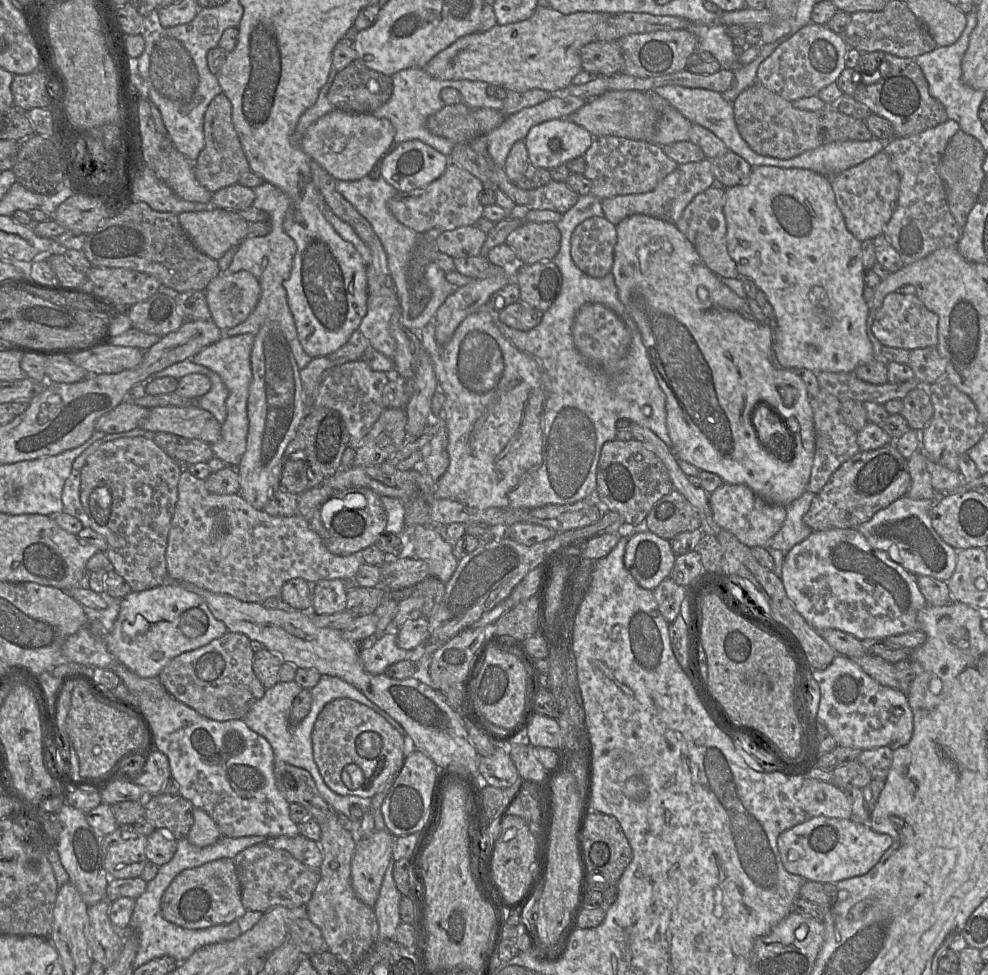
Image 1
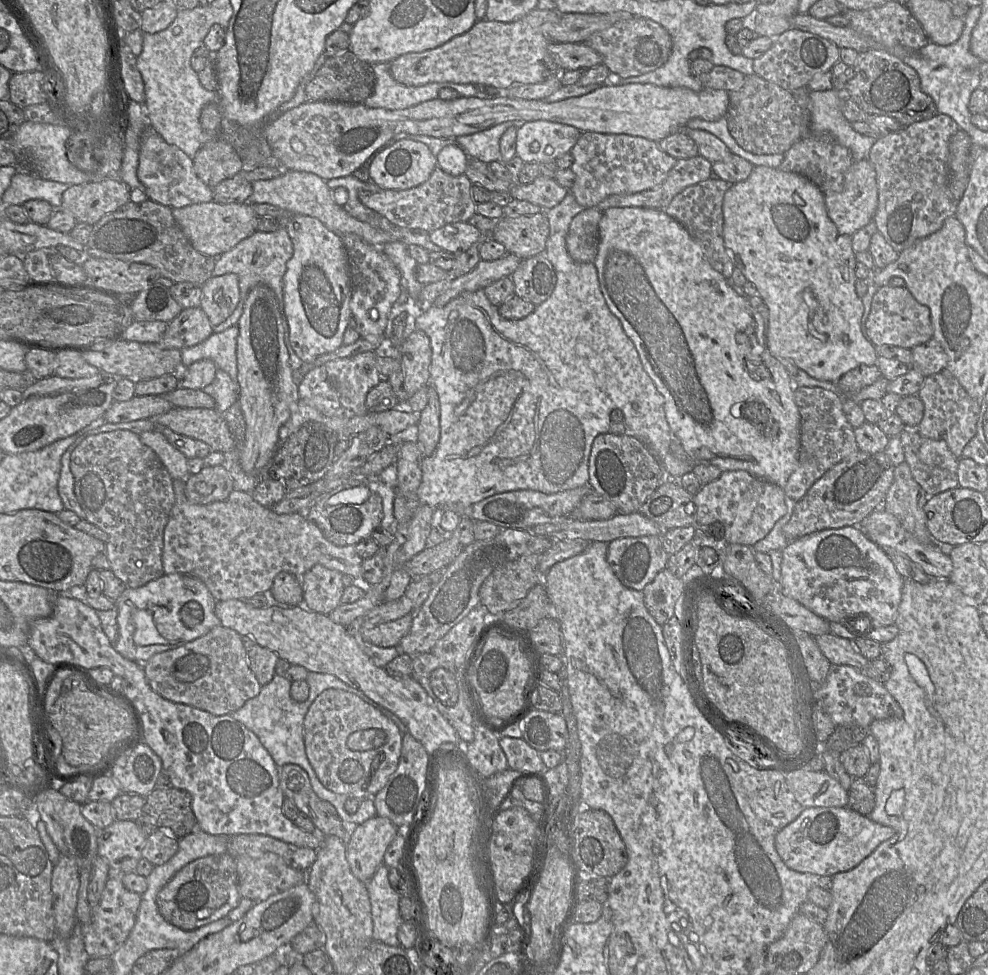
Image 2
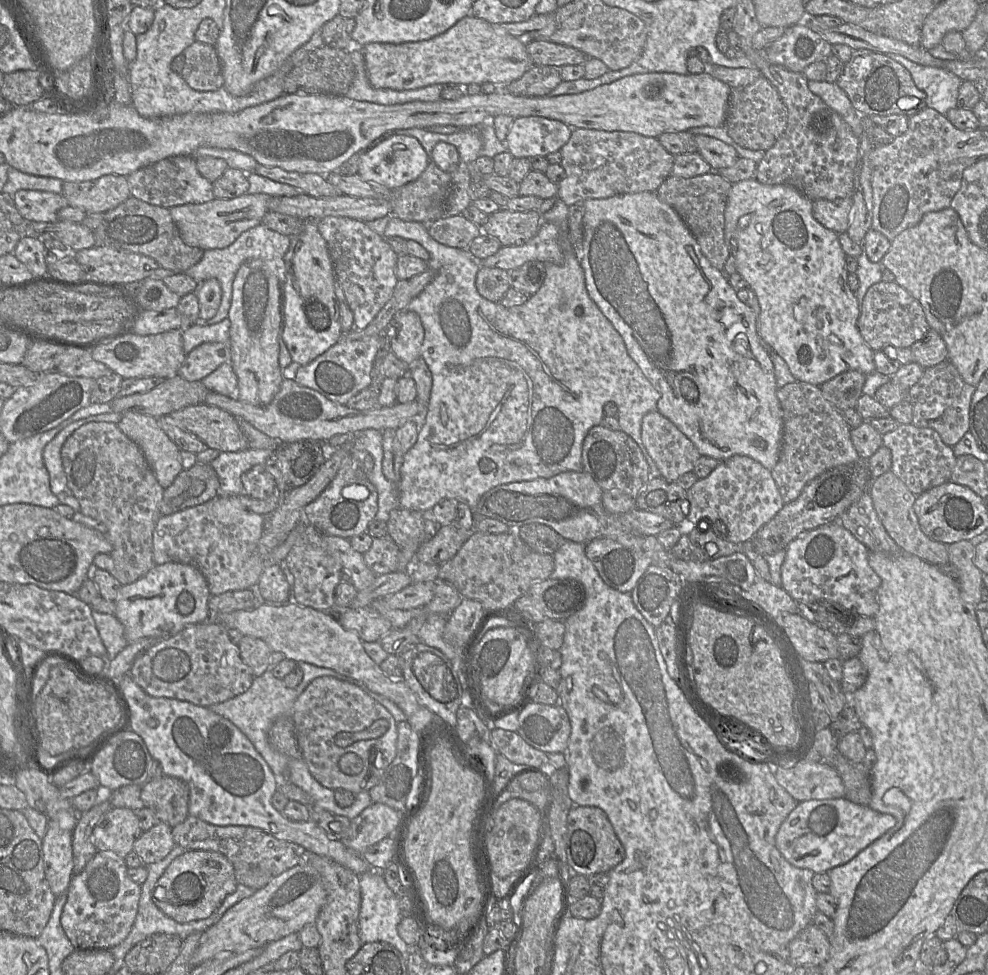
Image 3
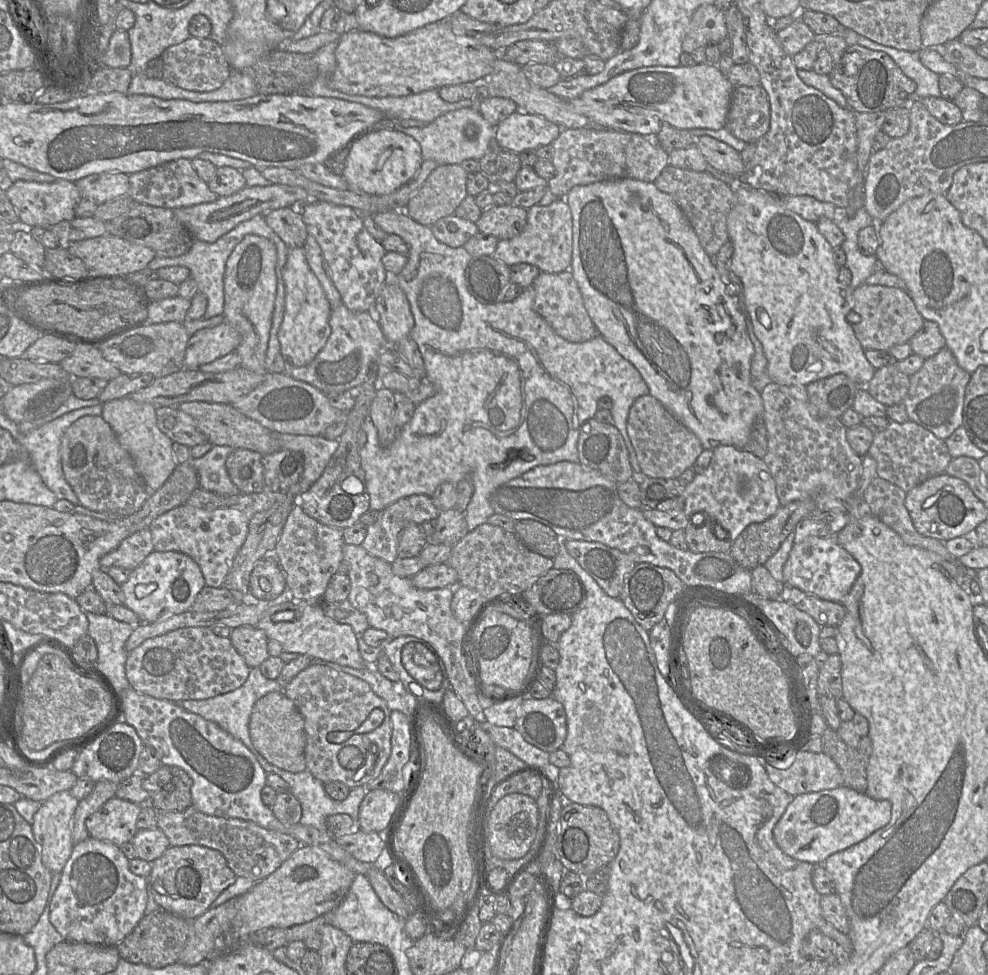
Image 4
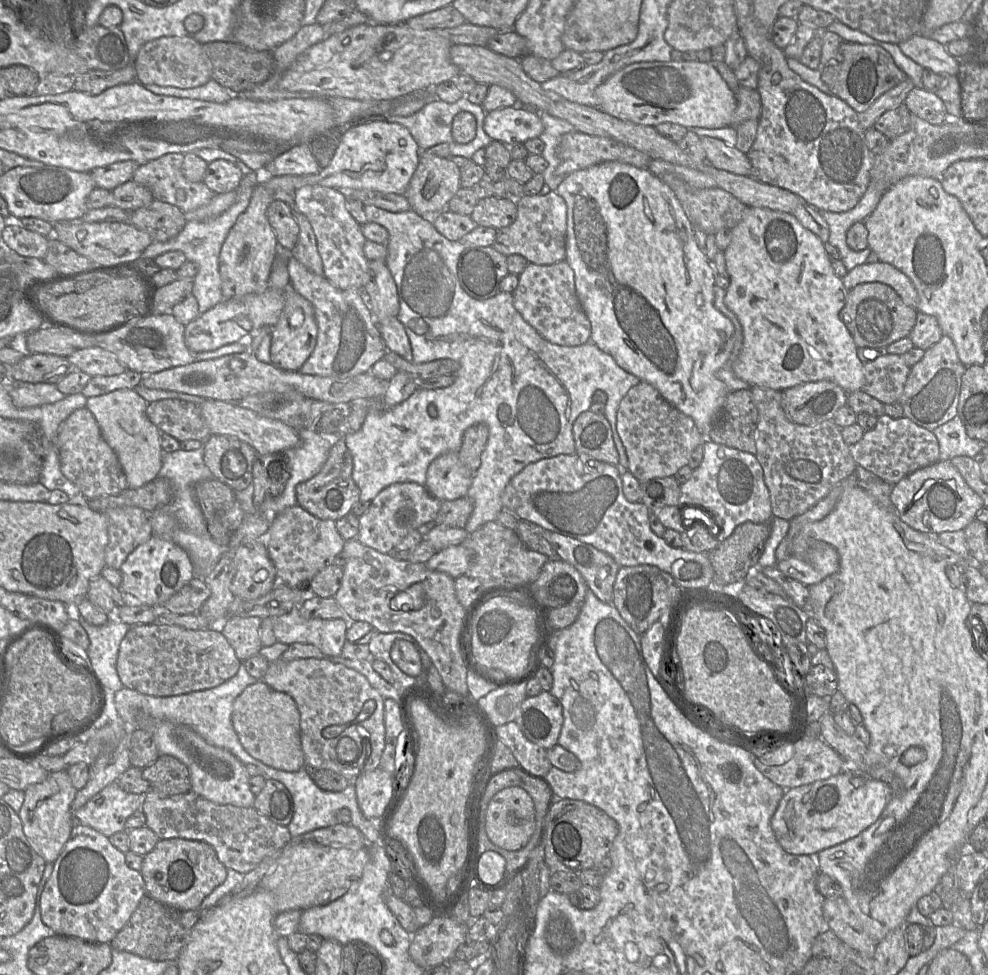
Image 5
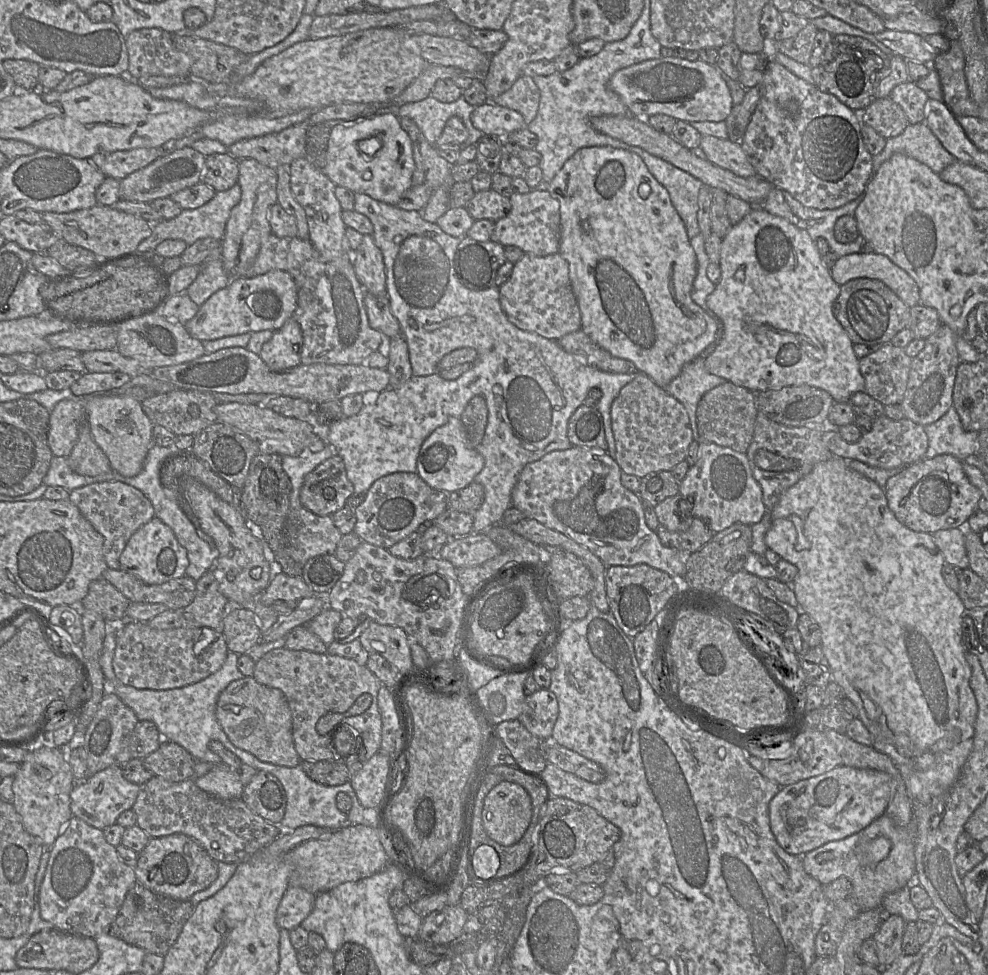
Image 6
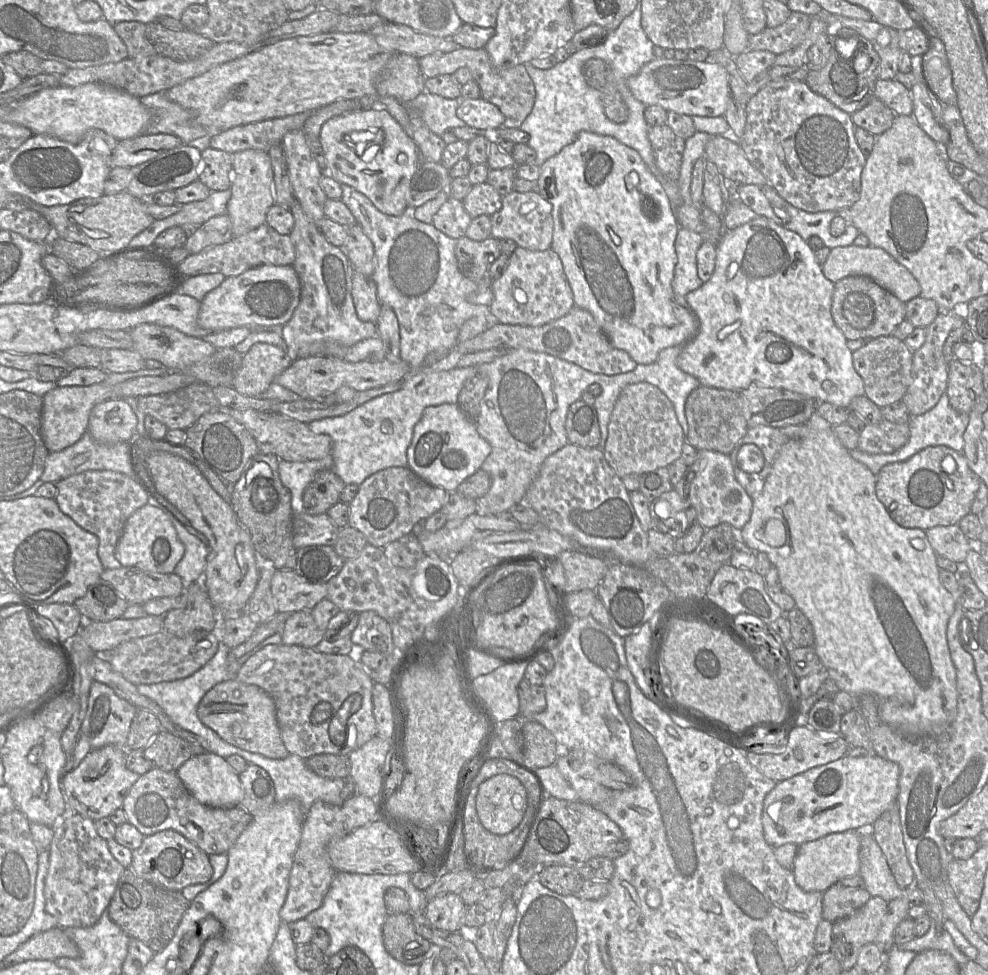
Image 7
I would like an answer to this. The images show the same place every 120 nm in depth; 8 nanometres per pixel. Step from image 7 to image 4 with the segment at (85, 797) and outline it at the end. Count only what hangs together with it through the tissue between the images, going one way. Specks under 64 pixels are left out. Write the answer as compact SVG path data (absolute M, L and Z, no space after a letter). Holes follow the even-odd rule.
M116 796L110 798L85 821L90 837L120 847L131 842L138 831L137 817L141 806Z

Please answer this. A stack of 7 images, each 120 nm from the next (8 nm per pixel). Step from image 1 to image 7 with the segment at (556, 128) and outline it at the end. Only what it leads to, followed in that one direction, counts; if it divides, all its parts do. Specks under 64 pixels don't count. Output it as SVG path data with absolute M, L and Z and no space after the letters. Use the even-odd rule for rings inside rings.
M483 98L464 99L456 115L470 127L492 131L503 127L505 120L499 108Z

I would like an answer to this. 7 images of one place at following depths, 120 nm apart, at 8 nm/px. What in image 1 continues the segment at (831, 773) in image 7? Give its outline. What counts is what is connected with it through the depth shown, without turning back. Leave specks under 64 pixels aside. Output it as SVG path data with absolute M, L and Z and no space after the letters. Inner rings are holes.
M826 816L809 817L803 823L782 832L777 846L784 868L807 881L837 883L868 873L892 845L889 834L878 833L854 819Z

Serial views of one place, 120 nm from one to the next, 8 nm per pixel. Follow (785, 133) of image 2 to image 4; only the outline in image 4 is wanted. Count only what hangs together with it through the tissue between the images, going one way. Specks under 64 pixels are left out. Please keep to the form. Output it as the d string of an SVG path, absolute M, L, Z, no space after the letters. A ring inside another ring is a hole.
M761 86L733 88L725 128L745 143L756 143L770 127L770 103Z

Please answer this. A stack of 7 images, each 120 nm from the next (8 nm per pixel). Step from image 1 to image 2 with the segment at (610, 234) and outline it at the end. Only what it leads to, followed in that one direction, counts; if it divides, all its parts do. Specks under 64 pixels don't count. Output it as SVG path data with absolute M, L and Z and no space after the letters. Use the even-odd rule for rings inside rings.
M596 207L585 208L571 221L566 236L569 256L579 263L593 263L598 253L598 226L602 217Z

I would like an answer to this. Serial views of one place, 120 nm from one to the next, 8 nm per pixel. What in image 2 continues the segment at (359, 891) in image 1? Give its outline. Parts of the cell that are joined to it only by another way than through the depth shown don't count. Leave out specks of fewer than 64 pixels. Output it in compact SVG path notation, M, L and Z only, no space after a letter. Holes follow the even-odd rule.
M376 815L342 839L346 843L347 861L353 875L367 883L383 864L384 854L399 832L389 818Z

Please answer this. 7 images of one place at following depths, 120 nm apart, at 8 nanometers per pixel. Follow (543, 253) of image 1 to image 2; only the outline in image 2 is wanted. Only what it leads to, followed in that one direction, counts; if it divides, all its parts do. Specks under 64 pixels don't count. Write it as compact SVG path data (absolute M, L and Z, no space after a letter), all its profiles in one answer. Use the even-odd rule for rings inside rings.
M544 212L522 216L503 216L495 222L490 237L503 244L507 253L528 259L545 251L549 221Z

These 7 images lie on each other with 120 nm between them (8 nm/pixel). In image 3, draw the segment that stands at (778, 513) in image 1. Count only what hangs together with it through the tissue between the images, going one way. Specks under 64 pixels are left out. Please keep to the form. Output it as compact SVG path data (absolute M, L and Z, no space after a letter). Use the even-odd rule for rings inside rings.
M734 455L721 460L718 466L703 479L687 490L690 511L687 521L697 528L712 528L719 537L735 544L743 544L751 540L754 534L768 523L784 506L771 471L749 456Z

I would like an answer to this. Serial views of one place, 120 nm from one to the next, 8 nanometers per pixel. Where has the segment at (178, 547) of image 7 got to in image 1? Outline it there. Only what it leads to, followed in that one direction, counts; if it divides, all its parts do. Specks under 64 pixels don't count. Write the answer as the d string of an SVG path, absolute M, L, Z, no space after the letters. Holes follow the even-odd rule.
M165 582L154 588L130 592L120 600L120 612L111 632L105 636L108 650L129 670L143 678L158 677L161 670L176 656L207 645L228 632L226 625L217 620L205 600L178 582Z

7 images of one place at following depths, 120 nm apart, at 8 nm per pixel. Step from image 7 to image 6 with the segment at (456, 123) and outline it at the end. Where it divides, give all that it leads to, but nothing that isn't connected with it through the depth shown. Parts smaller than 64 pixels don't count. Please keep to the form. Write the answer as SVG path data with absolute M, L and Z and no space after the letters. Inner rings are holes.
M430 95L419 102L401 106L395 104L387 105L384 111L390 111L391 114L398 118L407 117L413 120L427 141L432 145L435 145L441 137L446 122L452 116L459 117L469 134L467 140L456 148L461 150L469 145L476 144L484 135L471 122L471 113L474 109L475 107L466 102L463 96L455 102L443 103Z

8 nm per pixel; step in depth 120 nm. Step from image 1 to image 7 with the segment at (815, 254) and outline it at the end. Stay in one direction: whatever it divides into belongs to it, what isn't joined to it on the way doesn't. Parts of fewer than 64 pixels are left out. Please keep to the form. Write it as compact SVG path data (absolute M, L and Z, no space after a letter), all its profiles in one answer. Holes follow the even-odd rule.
M760 217L749 221L732 230L726 230L716 249L716 262L712 277L698 289L686 295L686 302L695 313L699 321L697 334L682 347L677 356L677 366L687 374L698 379L701 386L709 386L720 389L741 391L750 386L770 387L786 389L811 397L818 402L827 402L832 405L849 408L855 397L865 394L864 382L853 365L852 351L847 346L847 339L836 326L831 314L834 283L827 279L808 243L799 234L778 225L773 220ZM830 380L834 386L833 393L822 388L822 383Z

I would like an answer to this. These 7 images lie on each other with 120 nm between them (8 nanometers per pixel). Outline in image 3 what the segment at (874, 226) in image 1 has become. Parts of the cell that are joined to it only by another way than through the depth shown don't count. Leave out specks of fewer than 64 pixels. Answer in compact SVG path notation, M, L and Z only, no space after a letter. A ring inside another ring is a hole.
M851 196L834 201L817 199L813 201L813 216L827 229L841 234L849 228L852 206Z

